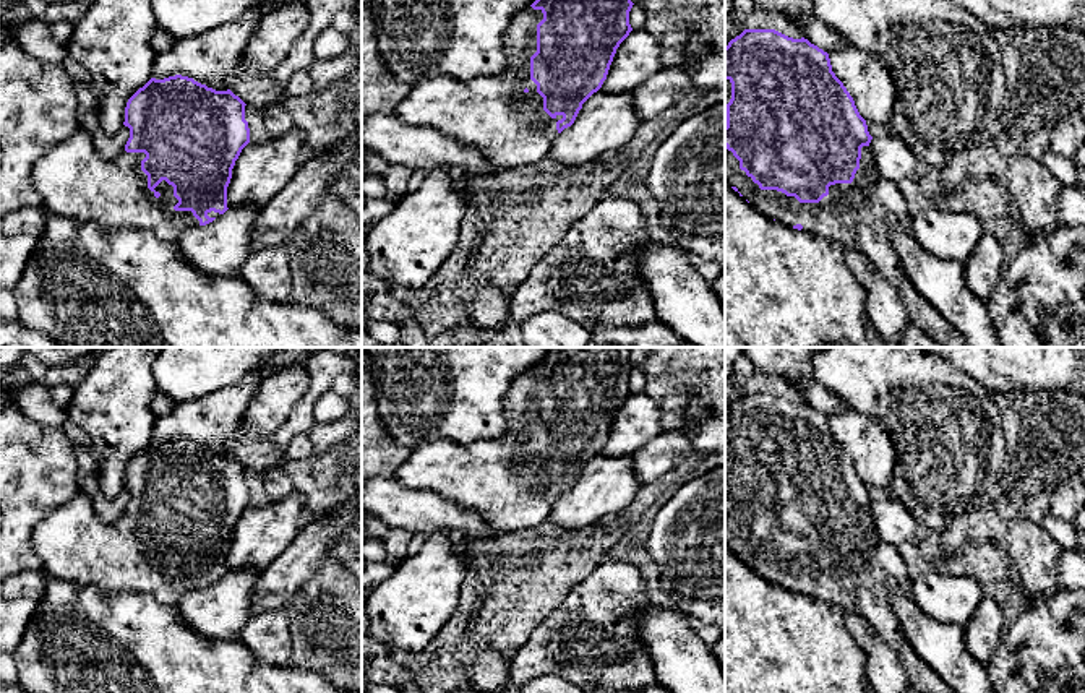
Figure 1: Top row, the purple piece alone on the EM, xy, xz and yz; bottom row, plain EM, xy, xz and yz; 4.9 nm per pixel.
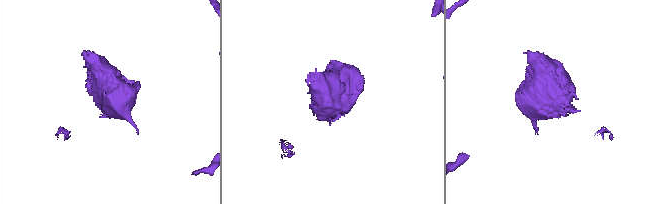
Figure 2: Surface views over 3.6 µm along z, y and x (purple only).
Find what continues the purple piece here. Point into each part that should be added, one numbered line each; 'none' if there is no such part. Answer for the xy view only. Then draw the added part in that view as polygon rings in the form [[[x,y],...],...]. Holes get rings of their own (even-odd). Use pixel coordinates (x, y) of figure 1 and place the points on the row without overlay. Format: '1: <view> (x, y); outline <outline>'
1: xy (75, 547); outline [[[79,490],[70,501],[47,514],[32,531],[32,545],[42,562],[49,583],[66,583],[76,588],[96,588],[102,594],[151,592],[162,605],[177,605],[190,589],[199,589],[191,575],[175,575],[178,563],[174,550],[162,544],[152,555],[141,534],[144,516],[127,516],[102,523],[94,511],[92,498]]]

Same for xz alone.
1: xz (510, 490); outline [[[530,368],[511,383],[503,398],[506,430],[500,437],[469,445],[461,445],[451,438],[425,441],[410,451],[409,458],[397,467],[394,479],[410,490],[428,490],[457,503],[461,508],[478,511],[496,534],[517,532],[542,524],[548,519],[558,498],[556,485],[563,482],[563,479],[551,482],[543,474],[543,461],[530,443],[530,420],[537,415],[537,388],[542,383],[542,373],[534,373]]]

